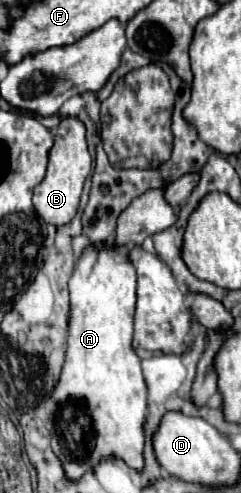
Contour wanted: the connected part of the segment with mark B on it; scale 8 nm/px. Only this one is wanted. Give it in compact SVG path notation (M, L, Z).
M78 118L62 120L60 126L56 128L54 136L56 136L56 140L50 150L46 178L34 188L34 208L44 218L46 224L52 224L58 228L58 226L68 224L78 212L84 182L92 172L92 156L88 152L84 124Z

